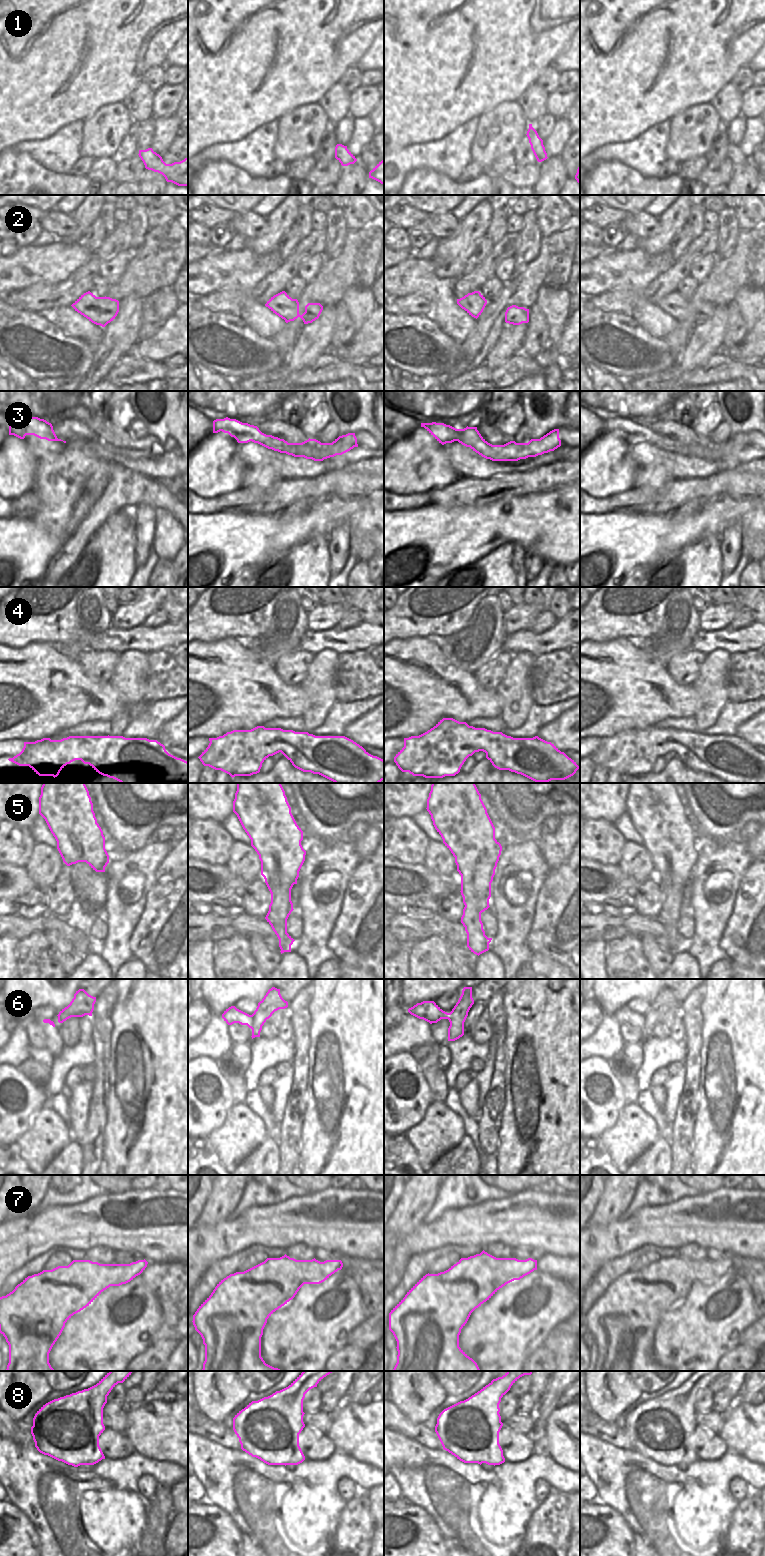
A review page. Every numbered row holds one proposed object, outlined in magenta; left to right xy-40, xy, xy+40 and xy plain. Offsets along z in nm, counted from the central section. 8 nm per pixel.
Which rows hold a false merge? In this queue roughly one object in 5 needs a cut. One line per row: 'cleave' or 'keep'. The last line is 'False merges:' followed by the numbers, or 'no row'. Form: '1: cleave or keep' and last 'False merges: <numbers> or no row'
1: keep
2: keep
3: cleave
4: keep
5: keep
6: cleave
7: keep
8: keep
False merges: 3, 6

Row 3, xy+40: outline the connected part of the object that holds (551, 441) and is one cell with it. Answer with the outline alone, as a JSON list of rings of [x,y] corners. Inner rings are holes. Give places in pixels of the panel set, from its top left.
[[[554,429],[540,439],[531,439],[528,443],[523,443],[523,450],[518,451],[517,454],[526,459],[554,451],[560,446],[559,429]]]

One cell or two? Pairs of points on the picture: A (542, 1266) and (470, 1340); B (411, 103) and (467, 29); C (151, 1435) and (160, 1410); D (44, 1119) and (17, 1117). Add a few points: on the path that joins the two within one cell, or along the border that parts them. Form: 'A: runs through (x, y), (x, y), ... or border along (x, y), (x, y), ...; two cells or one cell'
A: border along (537, 1269), (560, 1279); two cells
B: runs through (411, 85), (449, 47); one cell
C: runs through (157, 1429), (160, 1426), (160, 1416); one cell
D: border along (49, 1104), (32, 1118), (30, 1126), (18, 1137); two cells

